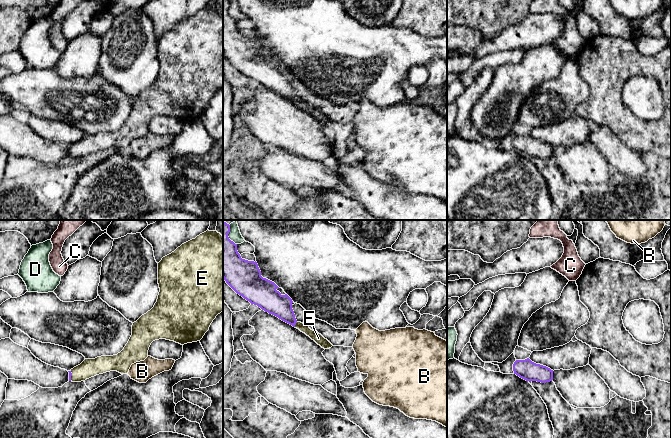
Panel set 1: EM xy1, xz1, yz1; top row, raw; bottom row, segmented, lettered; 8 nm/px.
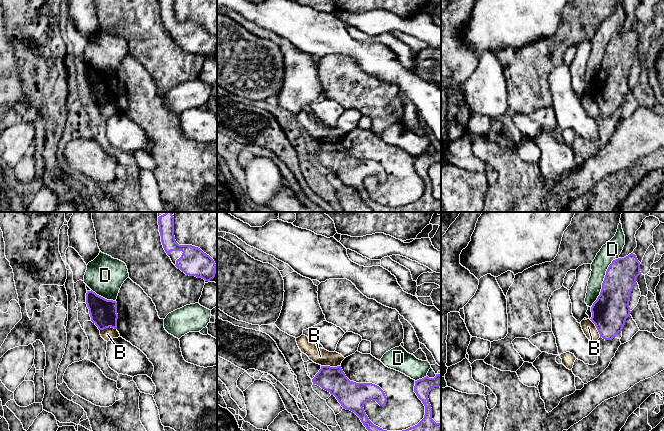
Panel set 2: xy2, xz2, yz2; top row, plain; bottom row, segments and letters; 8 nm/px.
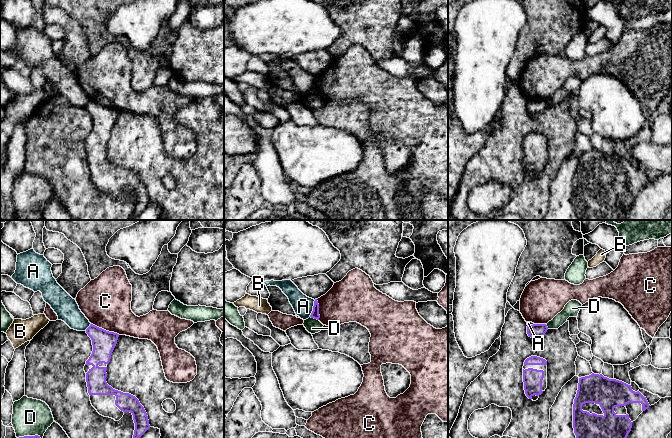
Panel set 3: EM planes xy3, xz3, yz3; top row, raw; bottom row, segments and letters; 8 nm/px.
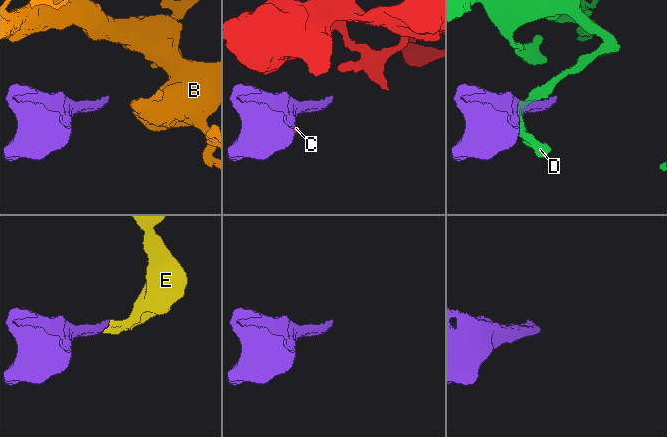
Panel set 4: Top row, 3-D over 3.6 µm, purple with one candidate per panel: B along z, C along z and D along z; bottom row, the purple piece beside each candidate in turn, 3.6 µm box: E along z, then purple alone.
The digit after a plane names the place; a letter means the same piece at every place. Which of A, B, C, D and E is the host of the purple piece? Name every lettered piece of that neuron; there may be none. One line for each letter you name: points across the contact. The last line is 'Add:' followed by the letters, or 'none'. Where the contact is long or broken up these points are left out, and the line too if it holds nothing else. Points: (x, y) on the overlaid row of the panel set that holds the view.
E: way xz1 (274, 303), (295, 323), (318, 338)
Add: E

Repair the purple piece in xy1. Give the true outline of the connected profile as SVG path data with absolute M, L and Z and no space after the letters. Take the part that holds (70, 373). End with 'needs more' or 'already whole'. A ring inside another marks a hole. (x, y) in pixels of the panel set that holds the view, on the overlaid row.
M207 230L163 257L158 263L158 284L160 292L157 302L150 311L133 323L132 335L124 349L117 355L85 359L68 371L69 381L81 382L110 371L128 374L132 364L148 357L149 347L155 340L166 339L181 345L200 341L216 316L223 312L223 236L217 231Z | needs more

